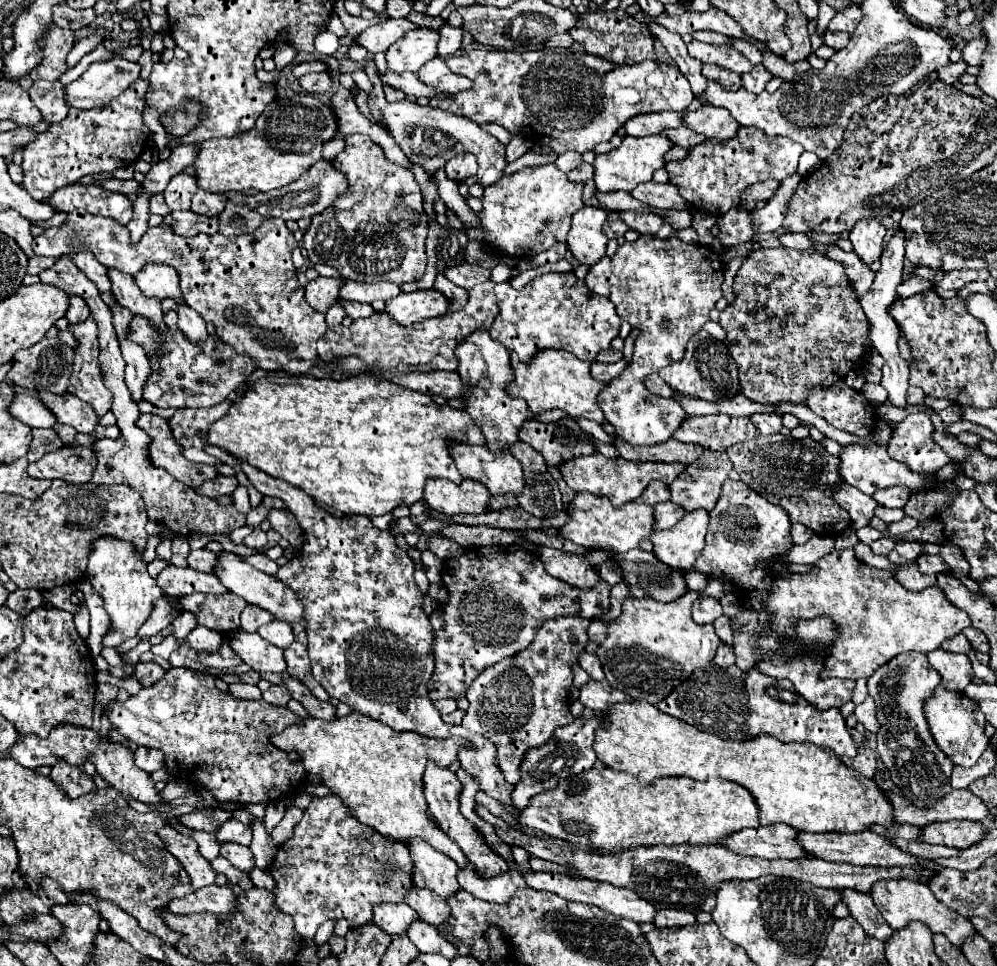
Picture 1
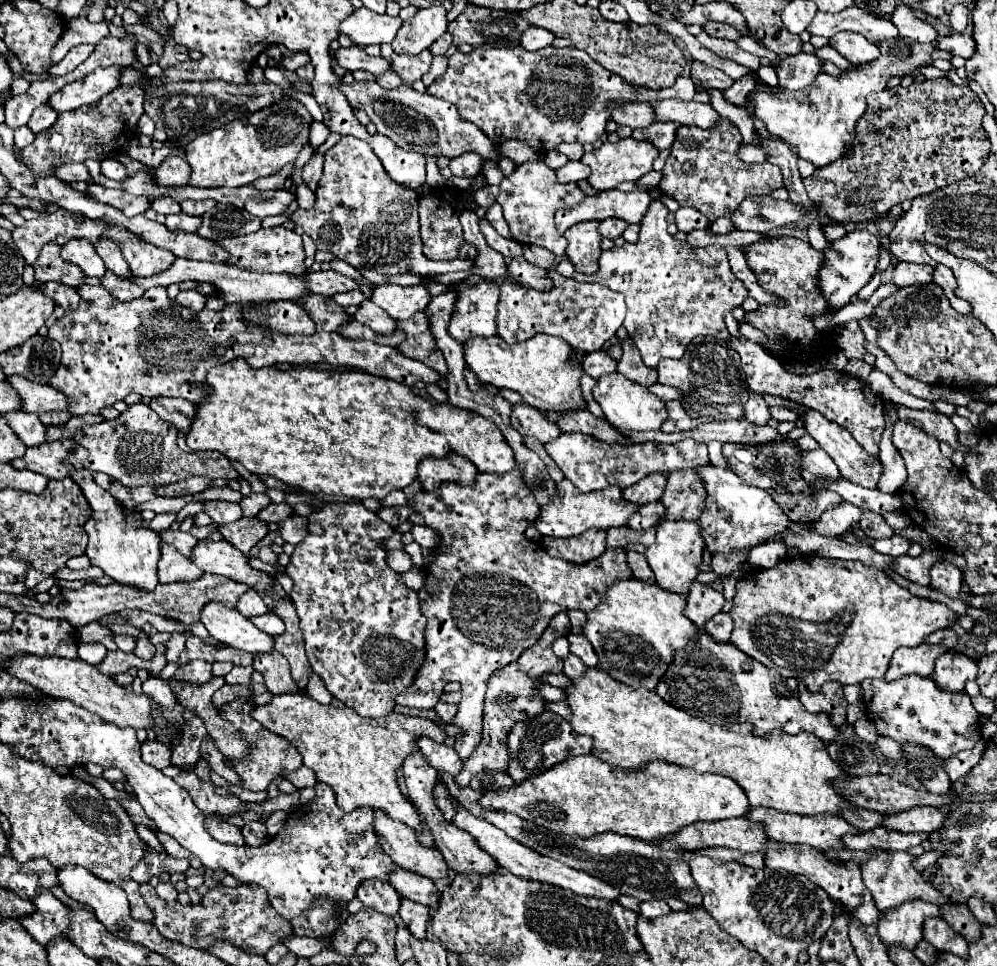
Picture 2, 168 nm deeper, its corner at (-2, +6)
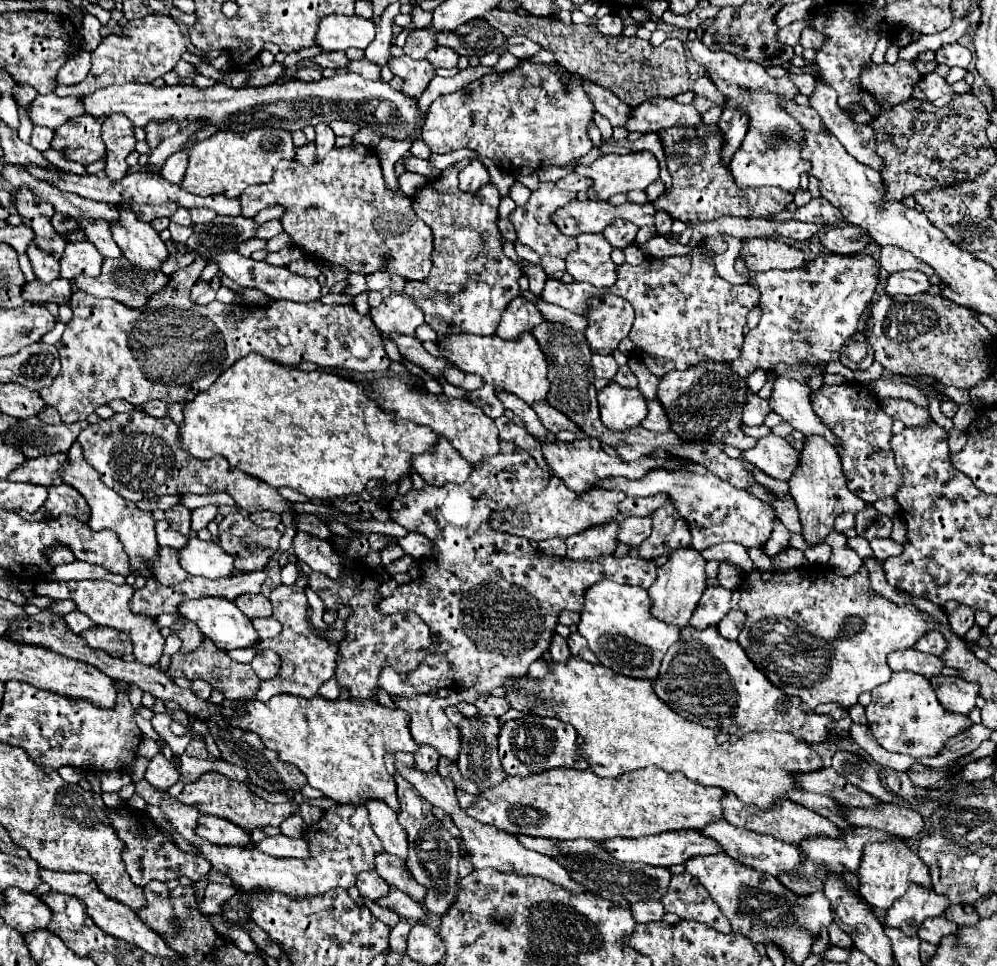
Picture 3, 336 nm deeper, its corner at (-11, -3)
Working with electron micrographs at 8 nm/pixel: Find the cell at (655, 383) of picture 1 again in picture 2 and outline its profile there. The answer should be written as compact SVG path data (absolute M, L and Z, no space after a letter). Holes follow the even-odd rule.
M625 338L625 342L621 344L623 346L623 358L621 362L617 364L617 372L623 374L625 378L641 384L641 386L651 386L657 382L657 370L653 368L647 368L643 362L641 362L641 354L639 350L635 348L633 340L631 338Z

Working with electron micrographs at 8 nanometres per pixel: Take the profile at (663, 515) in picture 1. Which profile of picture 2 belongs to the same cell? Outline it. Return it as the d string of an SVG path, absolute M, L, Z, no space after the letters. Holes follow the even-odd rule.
M651 502L645 506L639 506L639 510L631 516L631 522L627 522L629 528L633 530L647 530L655 526L655 522L663 516L663 504L661 502Z

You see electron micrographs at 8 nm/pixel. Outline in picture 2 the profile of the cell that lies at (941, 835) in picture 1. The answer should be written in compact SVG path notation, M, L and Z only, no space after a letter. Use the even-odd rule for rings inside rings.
M915 806L911 810L889 814L883 818L883 826L897 832L933 832L943 826L945 814L933 806Z

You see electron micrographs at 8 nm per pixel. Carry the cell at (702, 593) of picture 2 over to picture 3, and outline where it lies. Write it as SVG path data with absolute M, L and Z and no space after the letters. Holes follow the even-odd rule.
M706 587L688 625L694 629L718 625L724 619L724 615L730 611L730 595L732 591L724 587Z

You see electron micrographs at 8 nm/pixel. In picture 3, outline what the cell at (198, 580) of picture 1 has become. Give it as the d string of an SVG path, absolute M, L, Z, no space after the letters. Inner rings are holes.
M160 547L160 559L152 565L152 571L156 575L156 579L166 585L178 585L182 581L186 581L190 575L180 567L180 559L176 555L176 551L172 551L170 547Z

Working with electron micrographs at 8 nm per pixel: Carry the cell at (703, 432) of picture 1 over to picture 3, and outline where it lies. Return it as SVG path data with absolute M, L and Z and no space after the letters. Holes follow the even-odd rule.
M648 401L648 409L650 409L650 413L648 413L648 419L644 421L644 427L648 427L650 431L658 431L658 433L672 431L668 413L664 411L660 401Z

